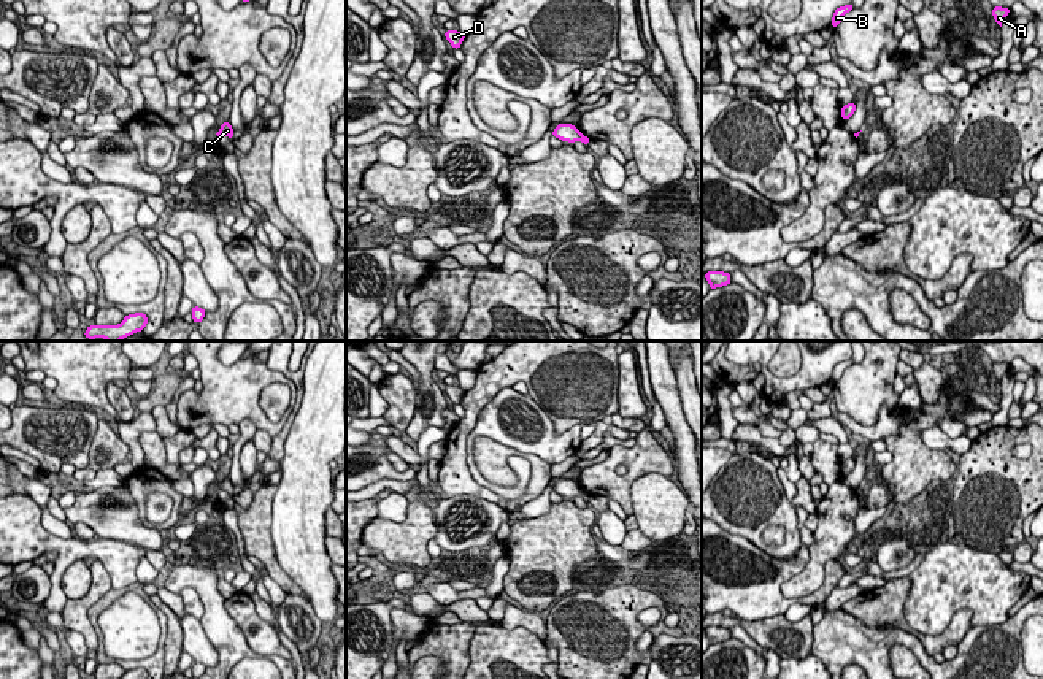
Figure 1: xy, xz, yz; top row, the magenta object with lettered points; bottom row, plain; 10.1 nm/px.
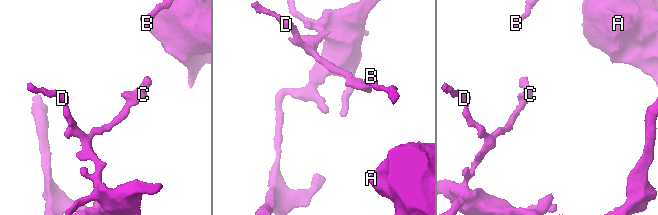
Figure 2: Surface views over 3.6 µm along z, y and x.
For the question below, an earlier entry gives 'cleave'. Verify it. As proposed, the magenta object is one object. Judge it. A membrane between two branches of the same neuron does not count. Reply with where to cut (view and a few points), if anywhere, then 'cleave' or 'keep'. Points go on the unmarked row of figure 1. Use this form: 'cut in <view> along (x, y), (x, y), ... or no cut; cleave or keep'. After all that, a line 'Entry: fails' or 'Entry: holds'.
no cut; keep
Entry: fails

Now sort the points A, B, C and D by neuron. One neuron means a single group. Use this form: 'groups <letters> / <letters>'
groups A B C D

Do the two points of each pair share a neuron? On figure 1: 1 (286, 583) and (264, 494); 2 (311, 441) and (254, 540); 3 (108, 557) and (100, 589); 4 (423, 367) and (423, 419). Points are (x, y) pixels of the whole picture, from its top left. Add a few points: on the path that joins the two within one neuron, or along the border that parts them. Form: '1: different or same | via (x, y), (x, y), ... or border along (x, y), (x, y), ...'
1: same | via (270, 560), (261, 546), (261, 516)
2: different | border along (278, 486), (273, 495), (273, 546)
3: different | border along (92, 557), (102, 563), (113, 586)
4: same | via (426, 379), (426, 386), (434, 395), (429, 406)

